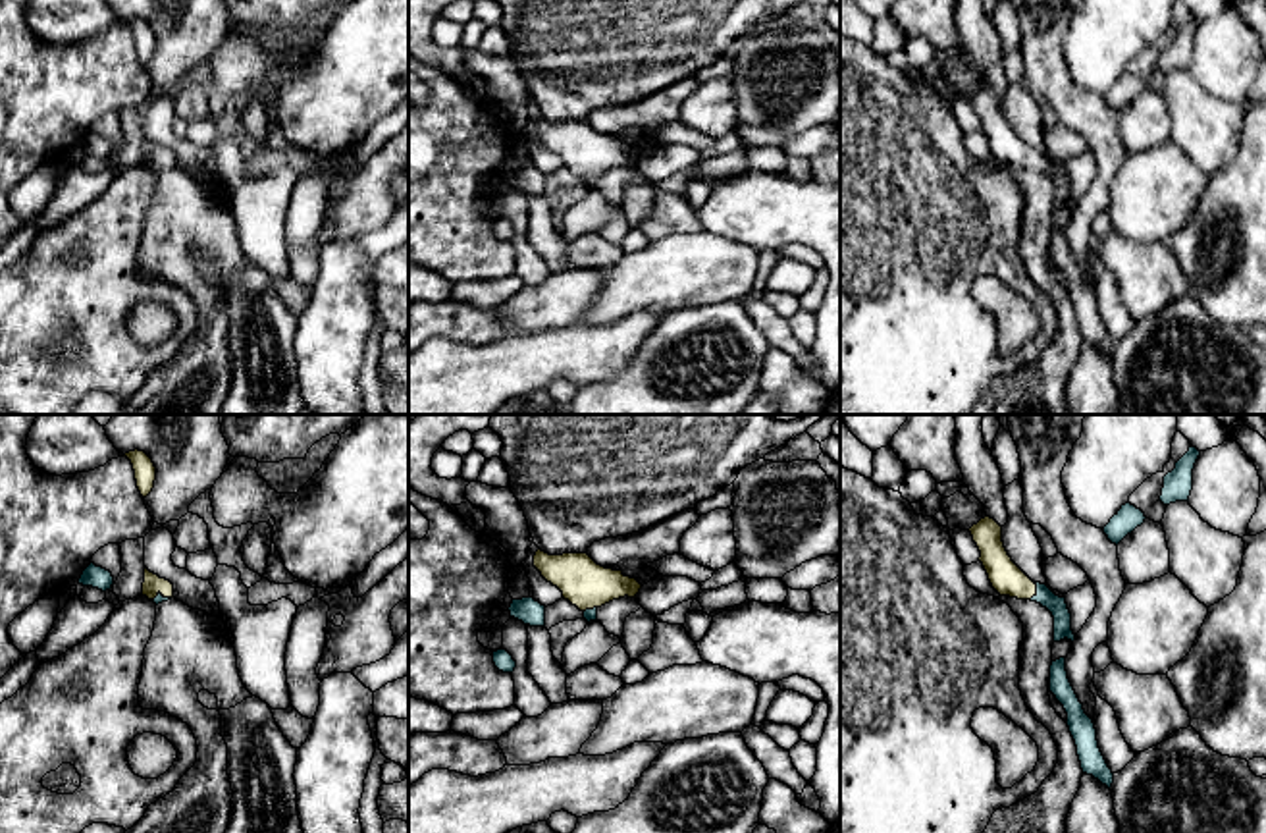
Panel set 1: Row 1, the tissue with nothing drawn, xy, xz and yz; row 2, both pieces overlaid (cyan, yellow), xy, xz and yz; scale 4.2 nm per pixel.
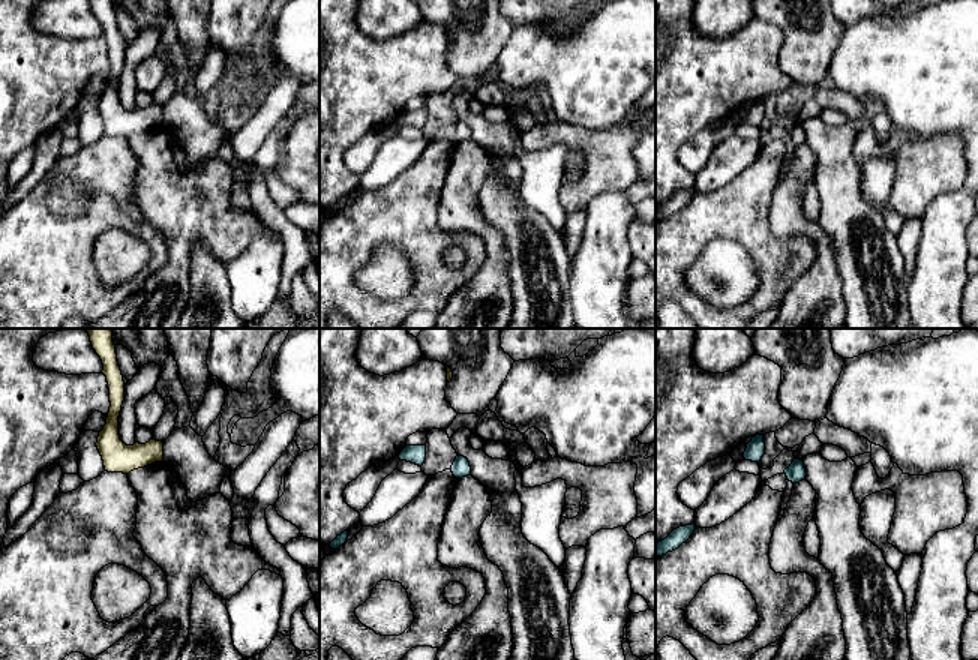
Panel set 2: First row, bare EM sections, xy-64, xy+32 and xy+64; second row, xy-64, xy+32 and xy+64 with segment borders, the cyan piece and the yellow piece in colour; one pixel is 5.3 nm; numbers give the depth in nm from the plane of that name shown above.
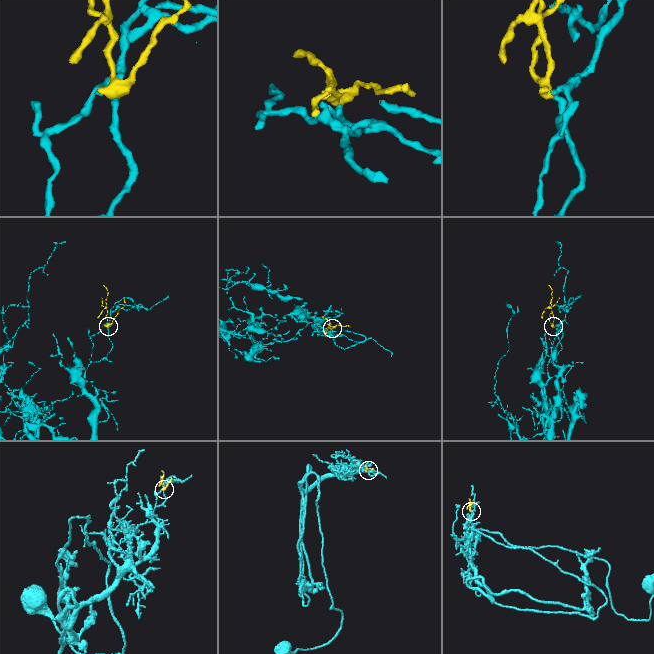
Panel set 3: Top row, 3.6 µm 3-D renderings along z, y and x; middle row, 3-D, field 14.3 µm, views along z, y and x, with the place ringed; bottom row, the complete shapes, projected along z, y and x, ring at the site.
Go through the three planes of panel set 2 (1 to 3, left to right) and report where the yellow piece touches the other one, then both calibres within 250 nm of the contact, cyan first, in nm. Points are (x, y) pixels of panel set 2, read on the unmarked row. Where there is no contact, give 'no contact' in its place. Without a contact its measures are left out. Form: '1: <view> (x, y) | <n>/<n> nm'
1: no contact
2: no contact
3: no contact

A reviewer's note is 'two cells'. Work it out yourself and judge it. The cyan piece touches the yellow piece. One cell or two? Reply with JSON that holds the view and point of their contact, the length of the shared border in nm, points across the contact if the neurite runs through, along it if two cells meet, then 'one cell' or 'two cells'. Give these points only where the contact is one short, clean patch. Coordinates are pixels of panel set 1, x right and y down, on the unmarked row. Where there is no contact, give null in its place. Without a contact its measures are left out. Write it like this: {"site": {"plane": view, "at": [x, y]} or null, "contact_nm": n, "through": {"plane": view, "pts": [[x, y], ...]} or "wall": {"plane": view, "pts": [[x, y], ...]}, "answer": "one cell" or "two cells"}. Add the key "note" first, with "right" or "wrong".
{"note": "wrong", "site": {"plane": "yz", "at": [1037, 159]}, "contact_nm": 80, "answer": "one cell"}

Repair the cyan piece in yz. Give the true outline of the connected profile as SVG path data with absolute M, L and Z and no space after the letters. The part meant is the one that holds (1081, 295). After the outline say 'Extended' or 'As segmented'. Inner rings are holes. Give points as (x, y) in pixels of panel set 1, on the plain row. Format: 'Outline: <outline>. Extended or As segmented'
Outline: M1060 226L1050 233L1050 260L1068 282L1066 291L1075 309L1083 341L1093 343L1110 357L1114 351L1114 341L1098 316L1095 291L1085 282L1083 272L1068 247L1066 226Z. As segmented

